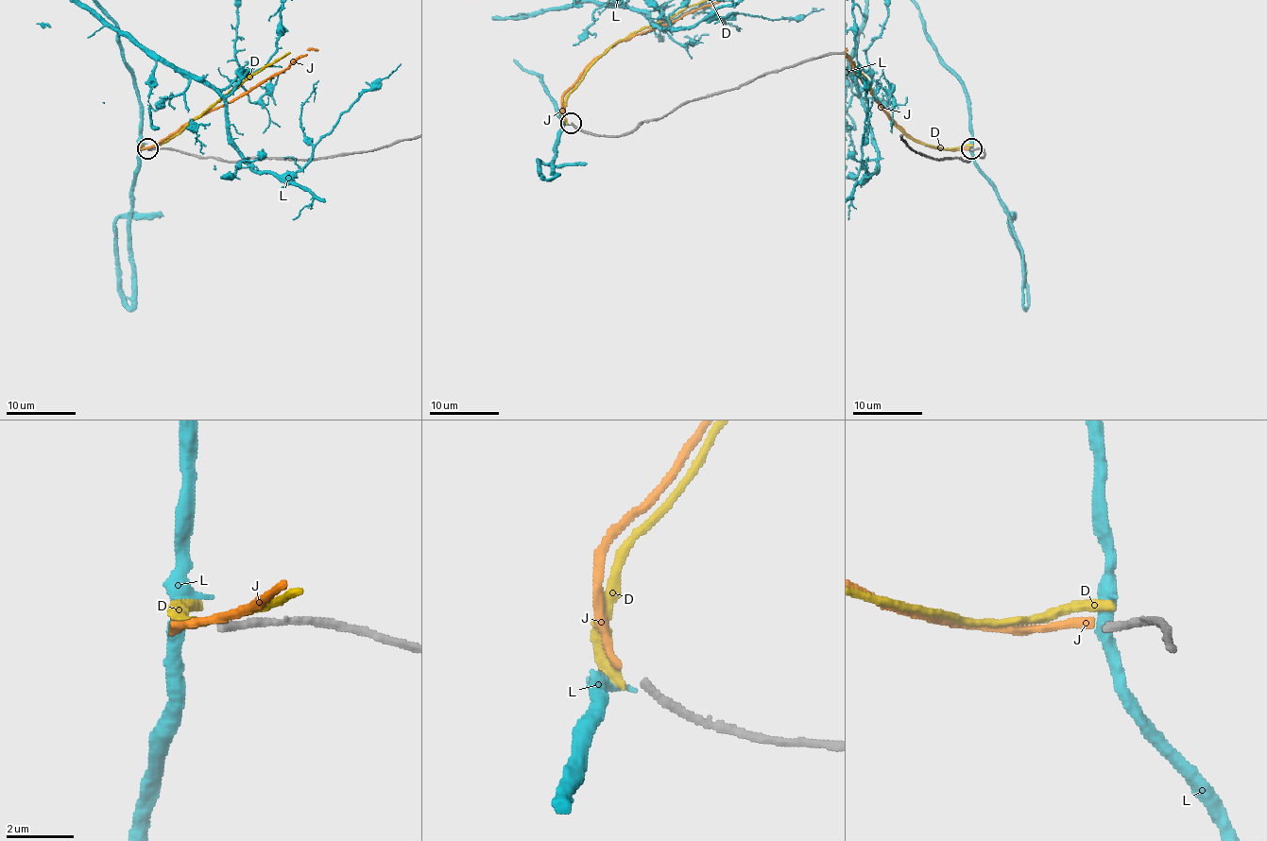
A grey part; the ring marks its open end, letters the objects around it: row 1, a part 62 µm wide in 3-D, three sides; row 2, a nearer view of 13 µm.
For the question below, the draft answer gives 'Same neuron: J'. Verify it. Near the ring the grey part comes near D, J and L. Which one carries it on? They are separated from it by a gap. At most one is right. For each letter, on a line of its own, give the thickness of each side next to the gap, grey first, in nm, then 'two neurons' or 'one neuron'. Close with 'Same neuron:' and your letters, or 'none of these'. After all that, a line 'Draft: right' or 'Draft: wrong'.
D: 240 nm thick on the grey side, 360 nm on the other; two neurons
J: 240 nm thick on the grey side, 240 nm on the other; one neuron
L: 240 nm thick on the grey side, 280 nm on the other; two neurons
Same neuron: J
Draft: right

